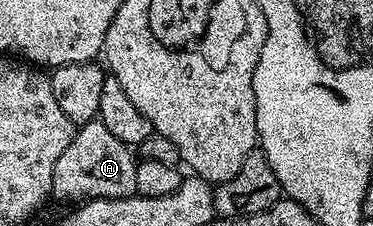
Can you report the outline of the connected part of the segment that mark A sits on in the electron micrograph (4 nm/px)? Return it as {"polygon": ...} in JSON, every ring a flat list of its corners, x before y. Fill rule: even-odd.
{"polygon":[[83,123,68,141,68,149,60,153,56,169,52,169,52,195,58,199,103,199,128,197,136,192,136,169,139,160,135,152,120,137,115,137,103,123]]}

